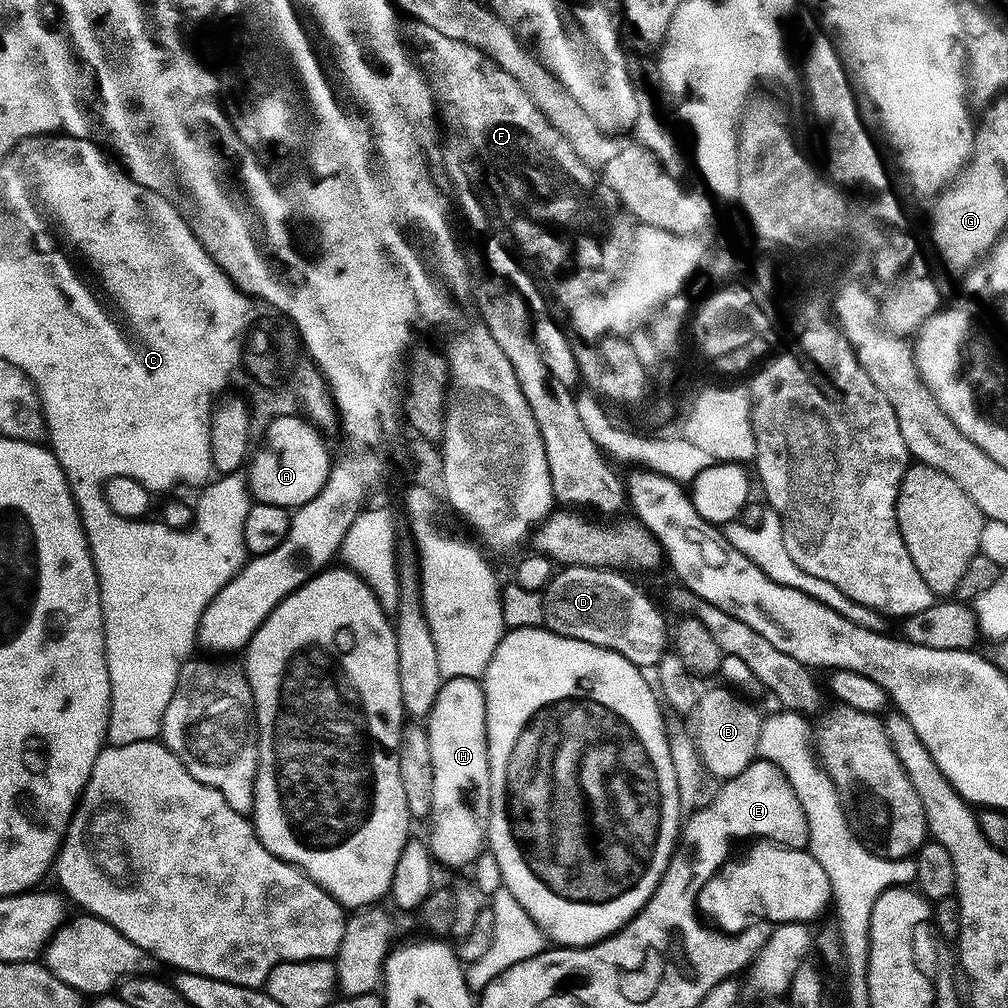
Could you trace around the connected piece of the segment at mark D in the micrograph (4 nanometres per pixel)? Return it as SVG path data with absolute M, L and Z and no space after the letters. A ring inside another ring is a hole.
M565 567L557 571L543 589L543 627L555 636L586 642L620 654L634 667L653 669L670 644L670 632L655 606L640 596L619 571L603 568Z

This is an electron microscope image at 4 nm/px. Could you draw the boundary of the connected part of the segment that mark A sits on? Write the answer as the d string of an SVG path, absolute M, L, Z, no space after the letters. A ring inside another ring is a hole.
M296 416L273 419L263 433L264 441L261 442L256 457L254 452L247 465L248 487L251 495L261 504L295 510L314 502L314 498L322 494L328 484L333 457L328 457L327 448L322 446L321 433L308 420Z

